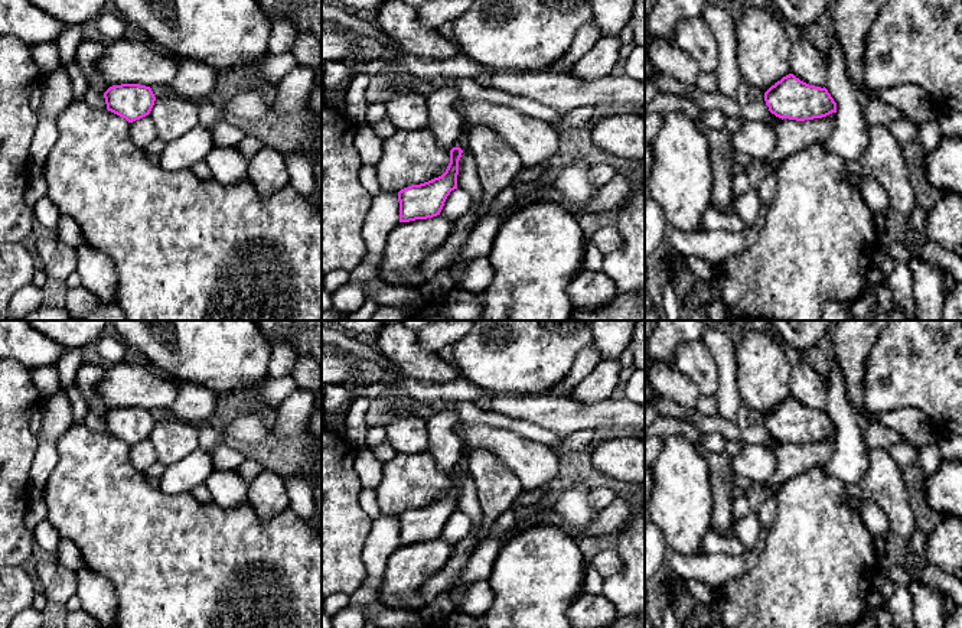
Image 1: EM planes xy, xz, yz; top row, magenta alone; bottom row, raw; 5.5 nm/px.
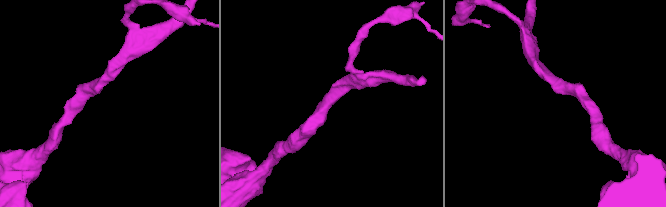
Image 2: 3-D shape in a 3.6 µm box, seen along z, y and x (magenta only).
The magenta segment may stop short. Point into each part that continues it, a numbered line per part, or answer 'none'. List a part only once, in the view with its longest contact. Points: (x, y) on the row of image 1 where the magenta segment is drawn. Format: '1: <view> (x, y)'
none

